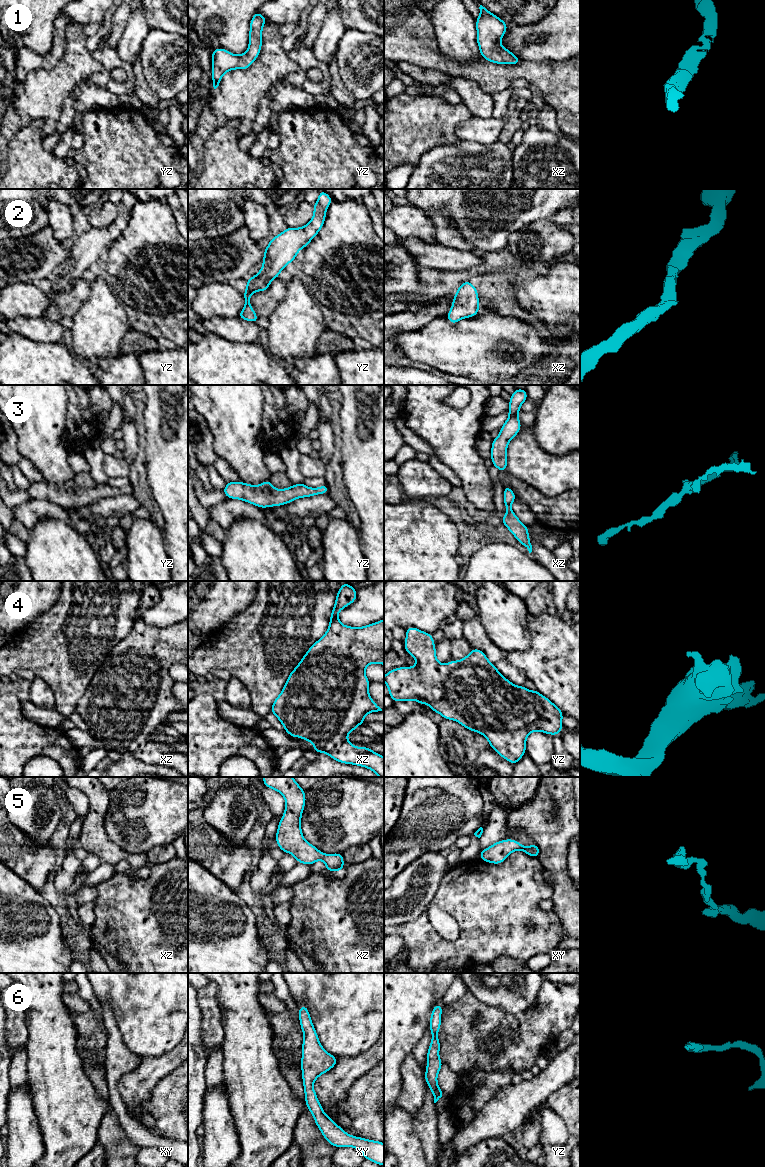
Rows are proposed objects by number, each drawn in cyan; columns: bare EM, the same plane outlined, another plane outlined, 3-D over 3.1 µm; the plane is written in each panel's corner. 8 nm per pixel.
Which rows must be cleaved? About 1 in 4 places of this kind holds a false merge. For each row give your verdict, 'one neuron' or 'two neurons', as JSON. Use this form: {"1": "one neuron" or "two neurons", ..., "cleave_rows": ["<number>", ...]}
{"1": "one neuron", "2": "one neuron", "3": "one neuron", "4": "one neuron", "5": "one neuron", "6": "one neuron", "cleave_rows": []}

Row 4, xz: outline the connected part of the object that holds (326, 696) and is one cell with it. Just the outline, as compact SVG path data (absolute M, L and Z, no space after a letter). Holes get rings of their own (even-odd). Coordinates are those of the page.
M343 583L336 596L327 632L308 649L299 664L290 673L282 692L273 702L271 712L283 724L284 730L290 736L301 737L312 742L315 752L325 753L340 763L366 767L379 777L384 777L384 757L367 746L359 748L347 740L347 735L356 731L356 726L365 724L364 717L368 713L382 711L369 696L370 681L365 675L365 669L371 663L384 665L384 619L365 627L349 627L341 624L338 613L351 605L356 598L357 591L353 586Z

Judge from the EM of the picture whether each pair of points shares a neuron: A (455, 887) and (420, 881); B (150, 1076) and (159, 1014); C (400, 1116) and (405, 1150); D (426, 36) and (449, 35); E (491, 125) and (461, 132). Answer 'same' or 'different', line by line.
A: different
B: different
C: same
D: different
E: same

